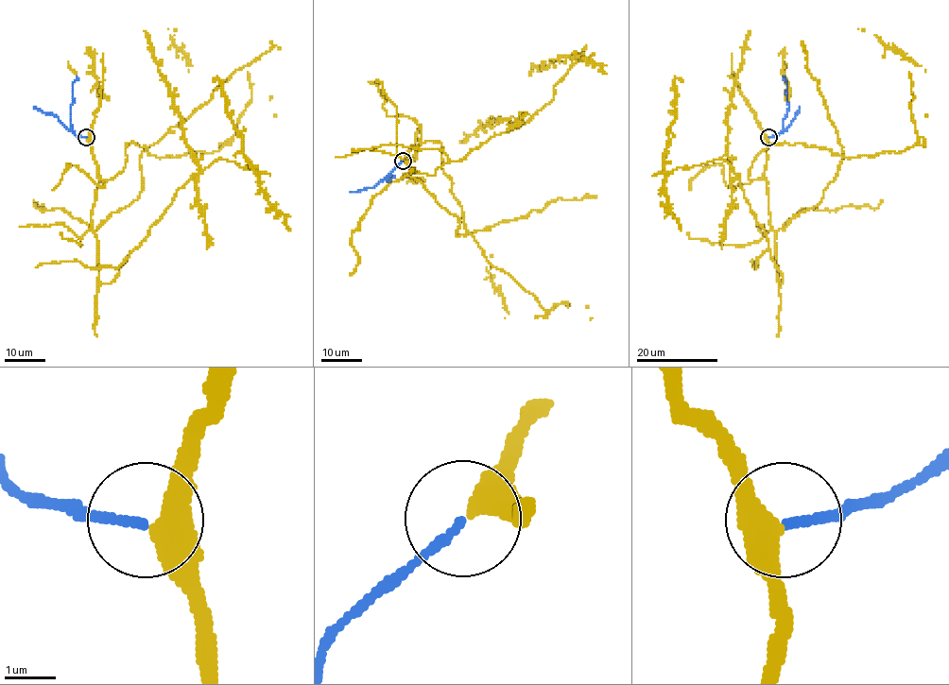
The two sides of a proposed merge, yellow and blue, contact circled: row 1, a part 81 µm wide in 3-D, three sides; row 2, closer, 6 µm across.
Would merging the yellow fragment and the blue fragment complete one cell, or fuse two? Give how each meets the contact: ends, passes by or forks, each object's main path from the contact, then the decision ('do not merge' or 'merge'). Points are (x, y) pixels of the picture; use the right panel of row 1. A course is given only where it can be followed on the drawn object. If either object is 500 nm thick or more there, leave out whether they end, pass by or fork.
yellow passes by | blue ends | yellow via (767, 137), (765, 178), (780, 284), (784, 275), (764, 228), (726, 161), (664, 170), (674, 83), (682, 81) | blue via (767, 137), (776, 136), (782, 130), (789, 103), (784, 76) | merge

